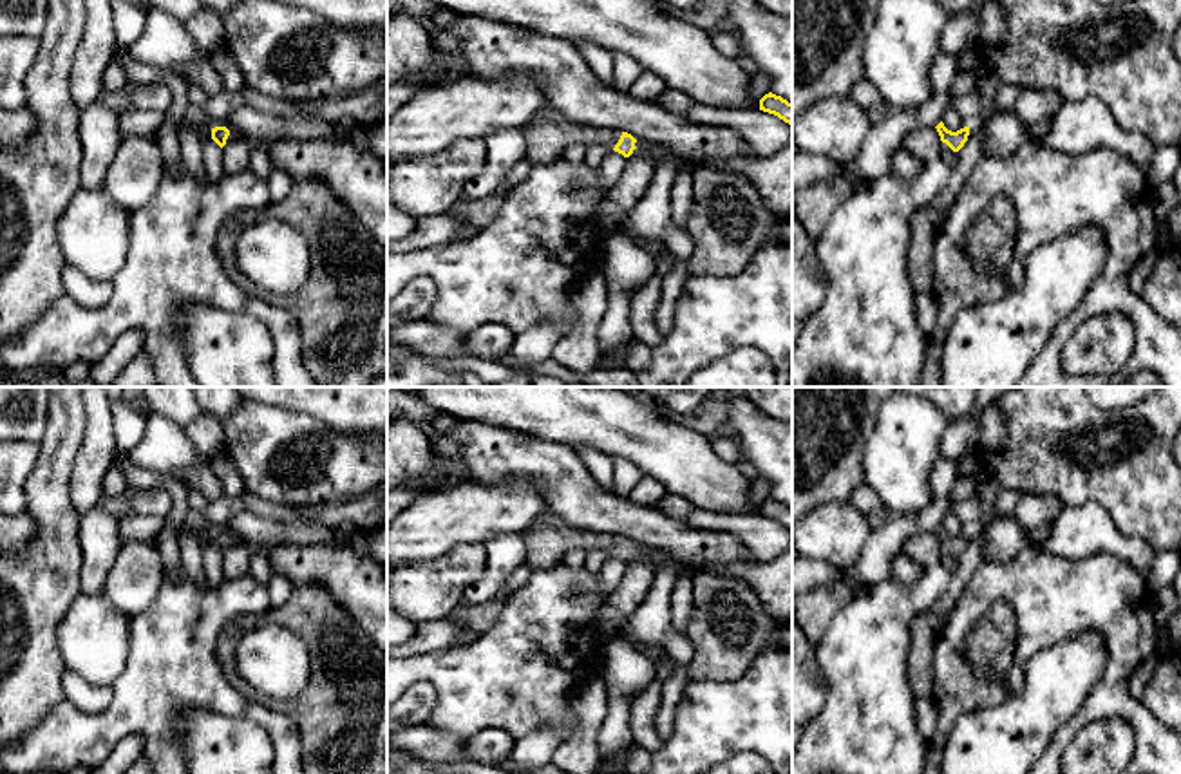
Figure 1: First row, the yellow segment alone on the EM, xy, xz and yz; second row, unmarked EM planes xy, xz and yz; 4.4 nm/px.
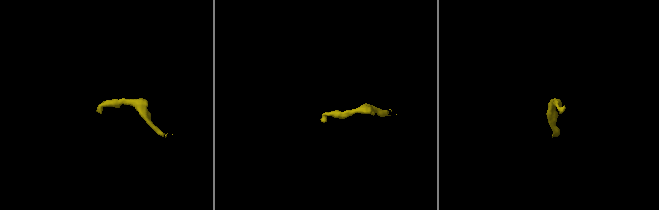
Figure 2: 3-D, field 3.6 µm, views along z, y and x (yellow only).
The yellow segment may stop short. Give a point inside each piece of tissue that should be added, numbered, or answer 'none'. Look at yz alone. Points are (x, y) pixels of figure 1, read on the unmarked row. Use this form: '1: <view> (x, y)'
1: yz (948, 561)

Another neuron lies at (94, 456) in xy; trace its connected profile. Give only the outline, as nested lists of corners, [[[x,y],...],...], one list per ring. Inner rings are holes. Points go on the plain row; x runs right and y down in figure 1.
[[[81,387],[85,407],[85,432],[74,456],[69,496],[78,515],[99,505],[103,477],[114,465],[116,441],[110,400],[105,387]]]

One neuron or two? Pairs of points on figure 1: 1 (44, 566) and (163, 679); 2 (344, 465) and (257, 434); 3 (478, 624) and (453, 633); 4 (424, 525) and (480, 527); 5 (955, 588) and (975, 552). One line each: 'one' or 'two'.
1: two
2: one
3: one
4: one
5: one

